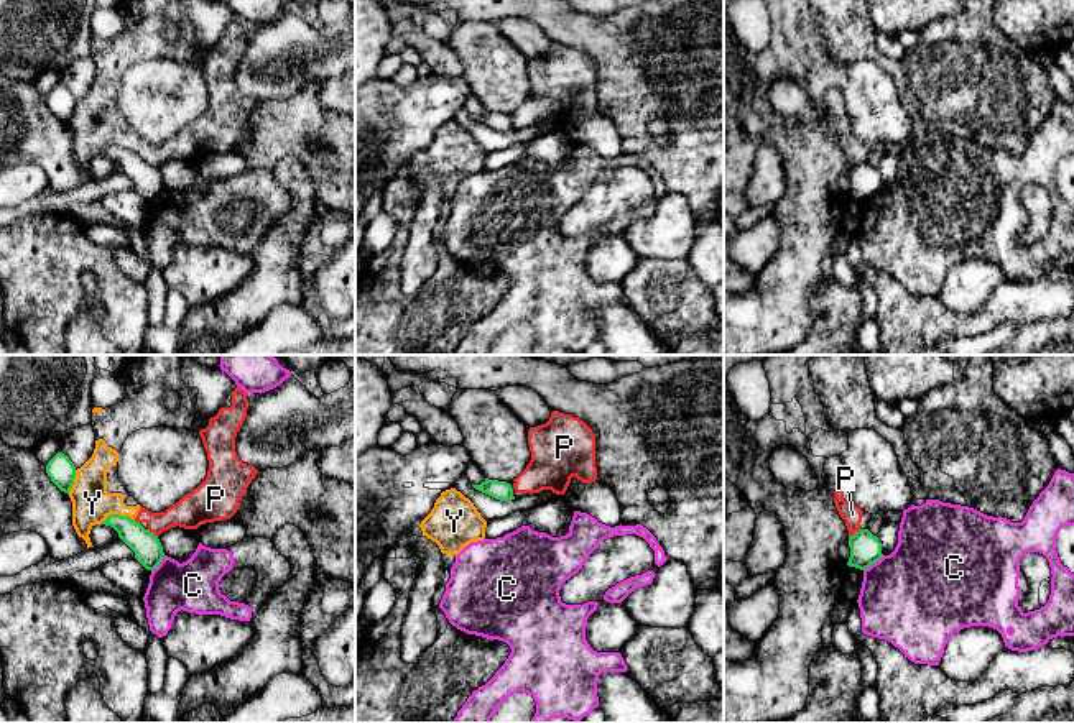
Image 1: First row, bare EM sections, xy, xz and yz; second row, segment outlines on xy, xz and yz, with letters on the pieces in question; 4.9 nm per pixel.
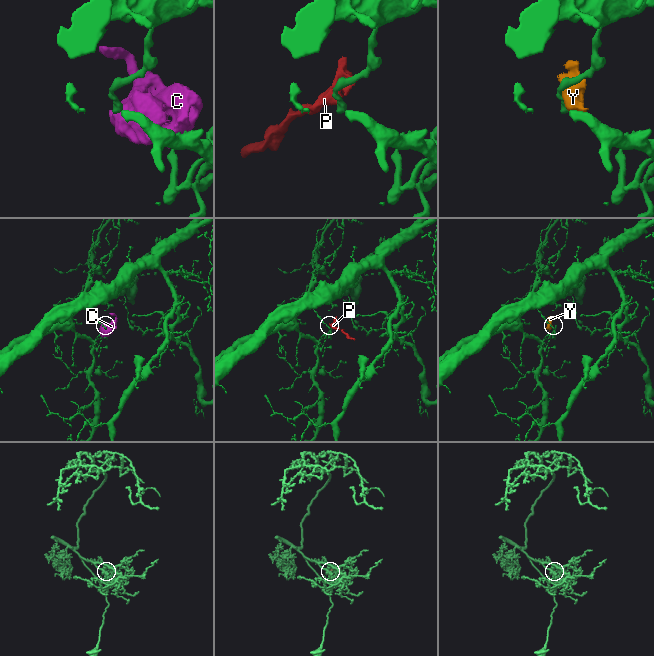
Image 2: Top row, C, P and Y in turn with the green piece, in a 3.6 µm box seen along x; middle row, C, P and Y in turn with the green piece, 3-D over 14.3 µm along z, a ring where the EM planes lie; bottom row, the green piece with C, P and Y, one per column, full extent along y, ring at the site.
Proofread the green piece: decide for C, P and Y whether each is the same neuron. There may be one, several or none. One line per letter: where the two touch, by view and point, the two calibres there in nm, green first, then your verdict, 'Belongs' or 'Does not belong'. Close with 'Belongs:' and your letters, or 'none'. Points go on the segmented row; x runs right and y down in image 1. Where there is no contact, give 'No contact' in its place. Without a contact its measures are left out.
C: Touches green at yz (874, 562). Thickness 160 nm (green) against 480 nm. Does not belong
P: Touches green at yz (856, 533). Thickness 160 nm (green) against 100 nm. Does not belong
Y: Touches green at xy (117, 515). Thickness 140 nm (green) against 190 nm. Does not belong
Belongs: none

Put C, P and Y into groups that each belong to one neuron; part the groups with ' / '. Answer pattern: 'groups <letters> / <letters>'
groups C / P Y

